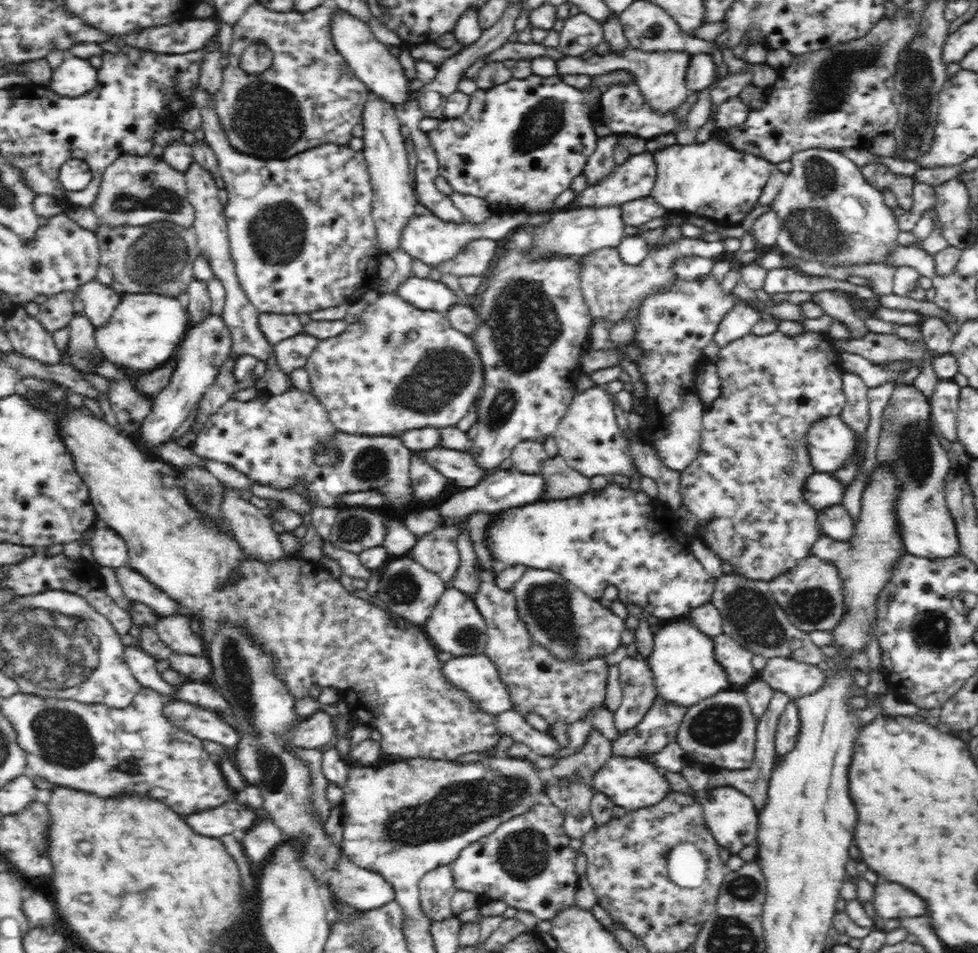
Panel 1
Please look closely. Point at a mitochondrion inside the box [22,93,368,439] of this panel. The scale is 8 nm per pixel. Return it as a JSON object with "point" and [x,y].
{"point":[155,260]}

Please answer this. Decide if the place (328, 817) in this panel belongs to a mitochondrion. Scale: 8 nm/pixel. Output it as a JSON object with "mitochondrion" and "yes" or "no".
{"mitochondrion":"no"}

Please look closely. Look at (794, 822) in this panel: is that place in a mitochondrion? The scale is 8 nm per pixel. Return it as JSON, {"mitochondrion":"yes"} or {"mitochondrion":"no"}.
{"mitochondrion":"no"}

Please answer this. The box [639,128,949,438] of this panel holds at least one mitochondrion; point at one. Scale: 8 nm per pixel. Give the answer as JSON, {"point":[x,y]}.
{"point":[814,227]}

